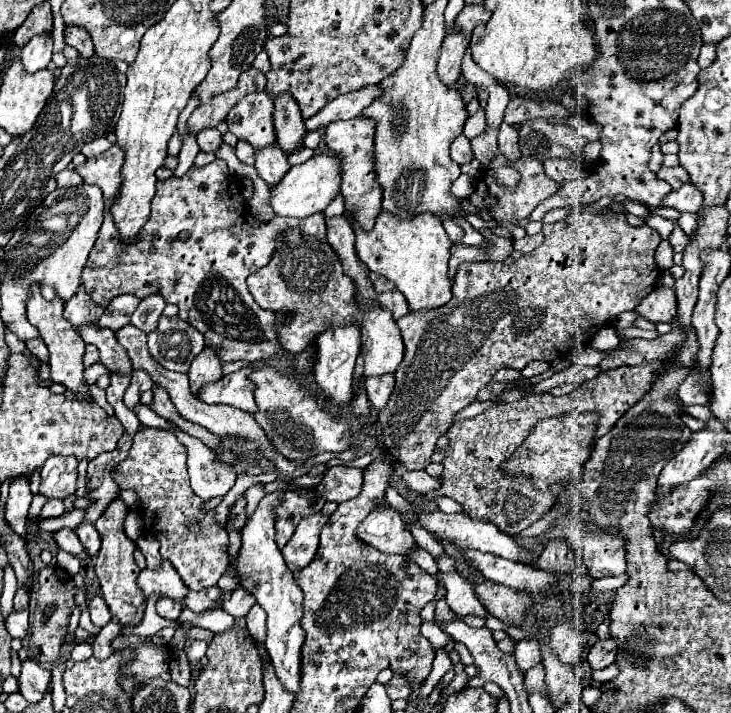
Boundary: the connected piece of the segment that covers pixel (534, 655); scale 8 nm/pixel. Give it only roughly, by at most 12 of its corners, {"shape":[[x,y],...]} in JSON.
{"shape":[[519,641],[515,661],[521,671],[541,663],[539,643]]}

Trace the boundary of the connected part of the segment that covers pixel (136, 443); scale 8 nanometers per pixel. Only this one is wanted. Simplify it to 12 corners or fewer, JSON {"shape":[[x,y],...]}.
{"shape":[[139,429],[113,471],[193,591],[229,567],[229,535],[189,487],[185,445]]}

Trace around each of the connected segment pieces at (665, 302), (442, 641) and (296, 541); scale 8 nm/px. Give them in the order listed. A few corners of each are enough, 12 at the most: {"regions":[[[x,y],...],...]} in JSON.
{"regions":[[[657,287],[633,311],[651,323],[671,323],[675,291]],[[423,621],[421,633],[433,649],[445,647],[449,635],[437,623]],[[327,515],[305,517],[281,549],[291,571],[305,567],[317,553]]]}

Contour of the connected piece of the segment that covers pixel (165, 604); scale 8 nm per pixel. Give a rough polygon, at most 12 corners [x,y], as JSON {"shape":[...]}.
{"shape":[[169,597],[157,601],[157,613],[163,619],[177,621],[183,607]]}

